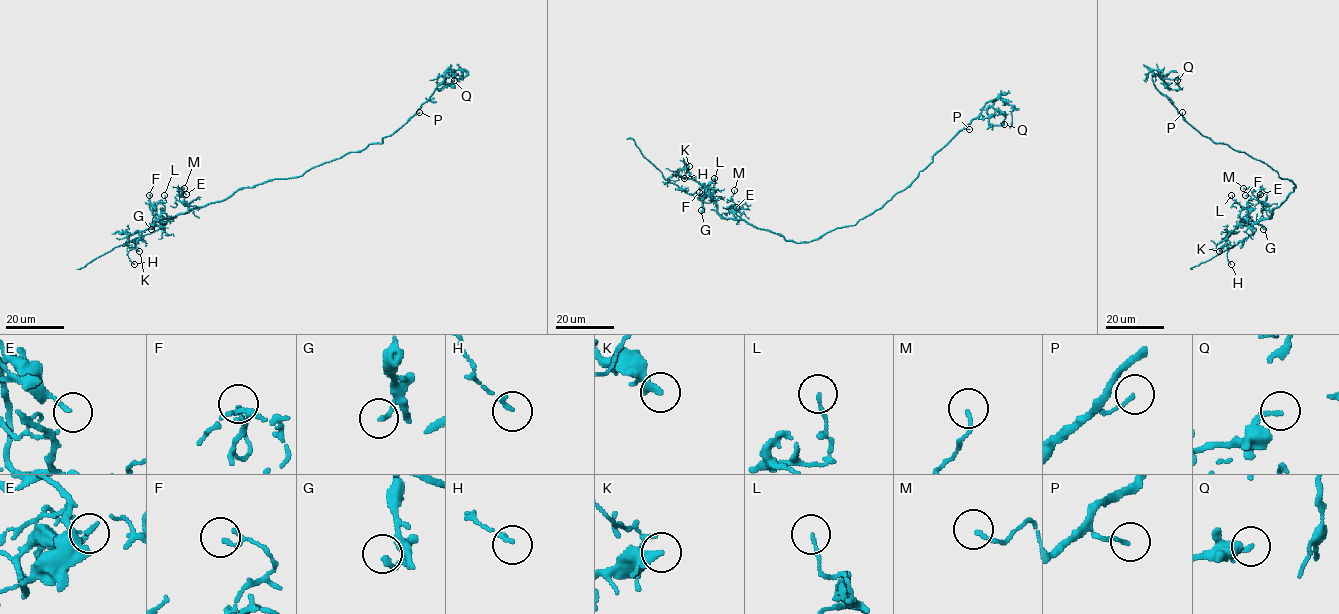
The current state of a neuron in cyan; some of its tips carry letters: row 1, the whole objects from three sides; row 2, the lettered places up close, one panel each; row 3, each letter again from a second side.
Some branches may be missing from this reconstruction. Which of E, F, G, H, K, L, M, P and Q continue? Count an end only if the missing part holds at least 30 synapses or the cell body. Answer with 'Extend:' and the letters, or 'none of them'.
Extend: none of them

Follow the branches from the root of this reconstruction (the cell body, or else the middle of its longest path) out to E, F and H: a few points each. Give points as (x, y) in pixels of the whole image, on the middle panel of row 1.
E: (842, 227), (808, 242), (794, 242), (750, 225), (735, 213), (729, 213), (730, 208), (736, 207)
F: (842, 227), (808, 242), (787, 241), (722, 216), (709, 194), (699, 198), (699, 192)
H: (842, 227), (808, 242), (787, 241), (743, 220), (722, 216), (711, 193), (696, 181), (677, 174), (684, 178)

